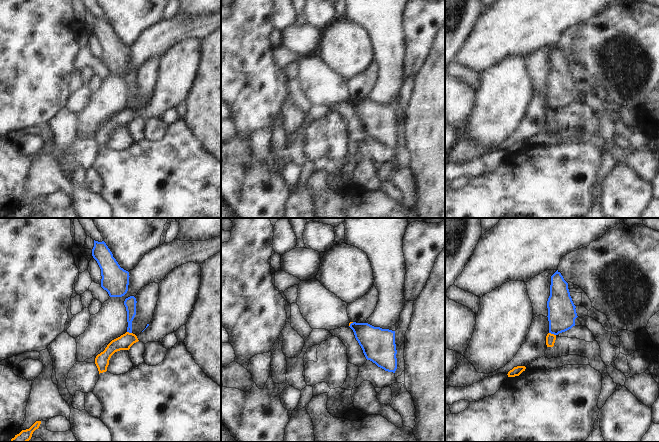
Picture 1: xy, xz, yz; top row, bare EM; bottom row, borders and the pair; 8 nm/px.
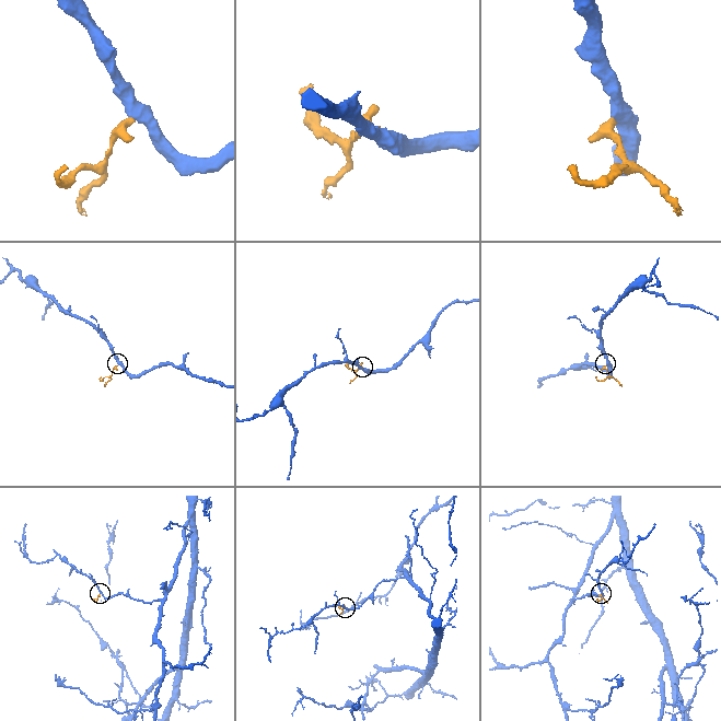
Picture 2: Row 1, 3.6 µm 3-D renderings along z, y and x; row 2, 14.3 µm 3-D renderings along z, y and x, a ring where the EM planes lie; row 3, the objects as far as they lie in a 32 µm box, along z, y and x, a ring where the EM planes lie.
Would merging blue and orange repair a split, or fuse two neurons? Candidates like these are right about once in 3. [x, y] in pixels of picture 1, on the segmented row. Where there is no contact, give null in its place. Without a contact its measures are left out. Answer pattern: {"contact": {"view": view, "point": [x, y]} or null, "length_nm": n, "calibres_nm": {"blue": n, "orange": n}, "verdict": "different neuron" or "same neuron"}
{"contact": {"view": "yz", "point": [552, 333]}, "length_nm": 60, "calibres_nm": {"blue": 220, "orange": 80}, "verdict": "different neuron"}

